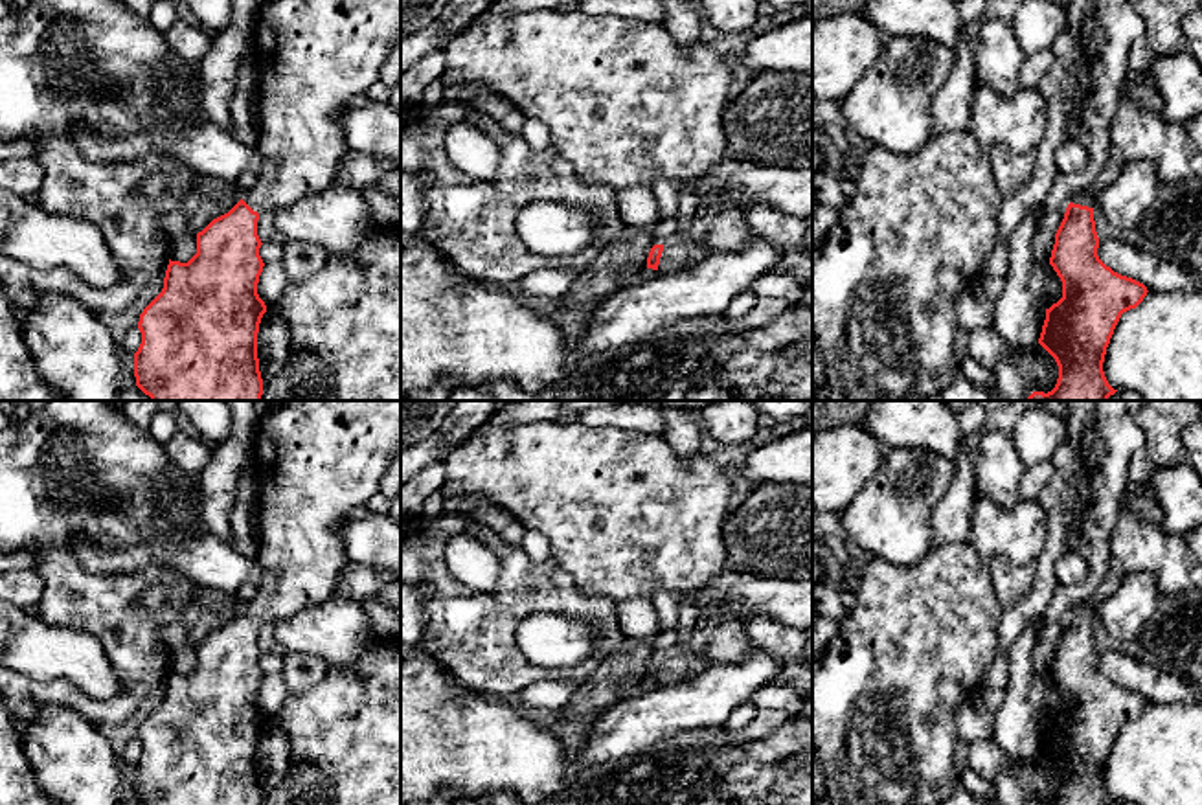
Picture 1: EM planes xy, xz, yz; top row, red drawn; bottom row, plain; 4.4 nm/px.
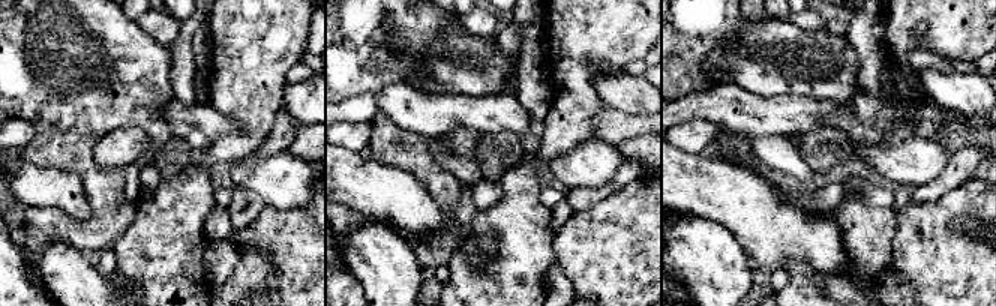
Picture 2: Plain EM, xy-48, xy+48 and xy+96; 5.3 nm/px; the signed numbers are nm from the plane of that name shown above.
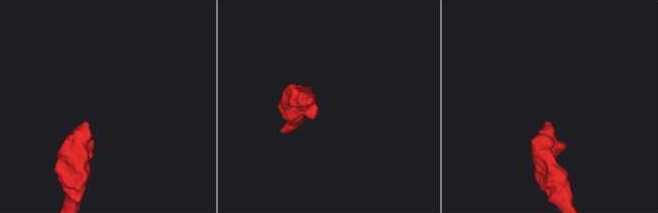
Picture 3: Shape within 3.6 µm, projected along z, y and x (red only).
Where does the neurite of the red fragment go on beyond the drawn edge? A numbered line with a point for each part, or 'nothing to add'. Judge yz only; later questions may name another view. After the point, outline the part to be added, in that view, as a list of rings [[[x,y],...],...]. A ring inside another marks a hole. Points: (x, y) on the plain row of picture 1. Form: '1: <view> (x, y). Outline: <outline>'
1: yz (1085, 609). Outline: [[[1081,603],[1072,610],[1073,616],[1088,618],[1088,619],[1097,619],[1097,610],[1088,603]]]

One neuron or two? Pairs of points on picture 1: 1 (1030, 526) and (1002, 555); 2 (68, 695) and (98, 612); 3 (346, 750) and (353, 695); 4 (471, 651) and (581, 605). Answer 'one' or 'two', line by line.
1: one
2: one
3: one
4: one

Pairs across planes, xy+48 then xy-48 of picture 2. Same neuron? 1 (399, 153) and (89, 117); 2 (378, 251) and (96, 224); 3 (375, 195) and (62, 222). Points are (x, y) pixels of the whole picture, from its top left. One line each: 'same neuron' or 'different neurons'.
1: same neuron
2: different neurons
3: different neurons

